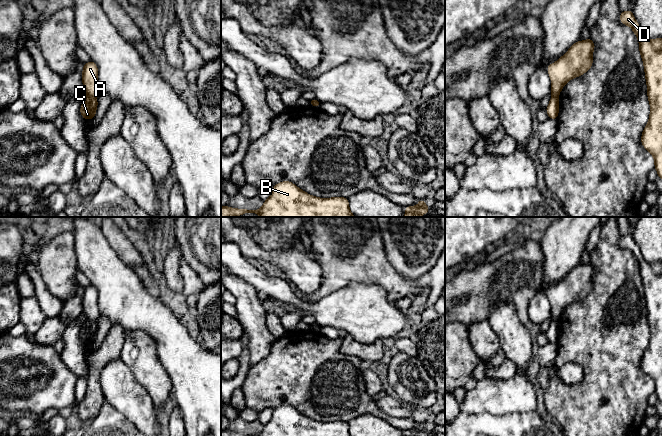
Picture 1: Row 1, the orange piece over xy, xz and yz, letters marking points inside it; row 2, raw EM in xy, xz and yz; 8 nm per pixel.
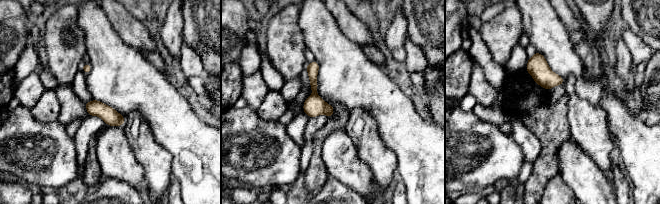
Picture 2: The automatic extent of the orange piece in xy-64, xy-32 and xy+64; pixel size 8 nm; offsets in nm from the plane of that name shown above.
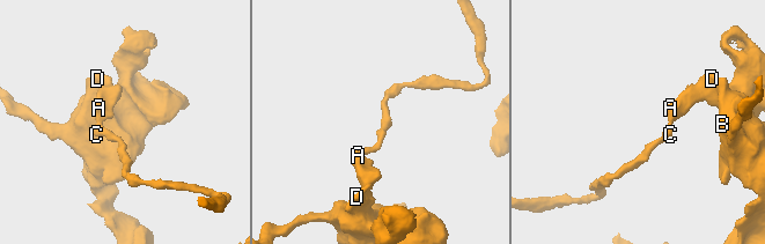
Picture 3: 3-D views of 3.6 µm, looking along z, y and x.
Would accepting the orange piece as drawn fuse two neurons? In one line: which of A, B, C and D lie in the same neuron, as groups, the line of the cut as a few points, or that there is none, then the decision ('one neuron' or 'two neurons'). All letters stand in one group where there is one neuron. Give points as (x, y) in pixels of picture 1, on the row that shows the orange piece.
A B D / C; cut in xy along (87, 95), (95, 97); two neurons

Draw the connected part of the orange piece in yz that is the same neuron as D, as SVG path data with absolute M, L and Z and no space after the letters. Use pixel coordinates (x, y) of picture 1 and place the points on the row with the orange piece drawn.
M632 9L620 12L620 23L629 26L639 42L650 104L650 115L641 135L641 143L653 156L654 168L662 179L662 38L648 39Z

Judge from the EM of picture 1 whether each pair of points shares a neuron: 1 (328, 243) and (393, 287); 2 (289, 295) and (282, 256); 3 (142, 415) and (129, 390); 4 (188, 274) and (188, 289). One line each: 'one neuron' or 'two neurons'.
1: one neuron
2: two neurons
3: one neuron
4: one neuron

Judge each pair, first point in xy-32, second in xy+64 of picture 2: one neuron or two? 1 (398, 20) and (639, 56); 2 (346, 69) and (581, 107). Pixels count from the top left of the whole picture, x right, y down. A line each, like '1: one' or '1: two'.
1: two
2: two

